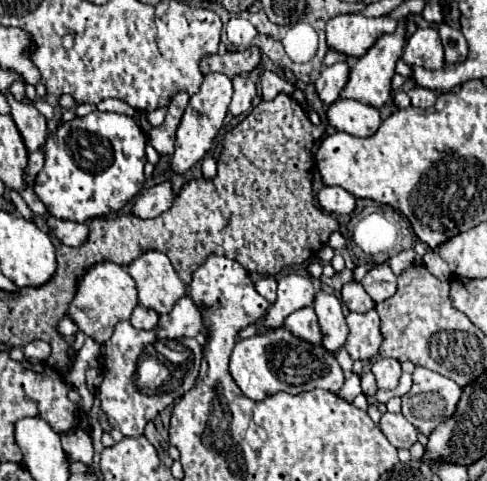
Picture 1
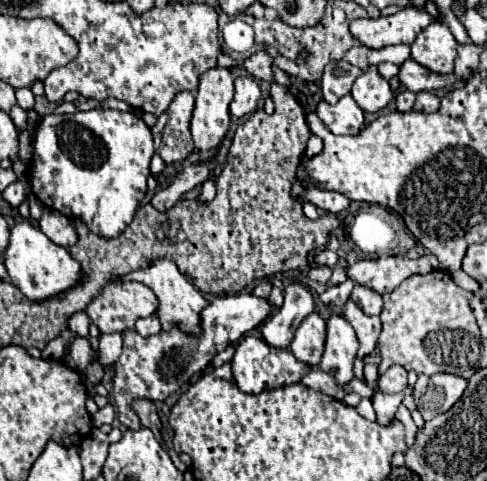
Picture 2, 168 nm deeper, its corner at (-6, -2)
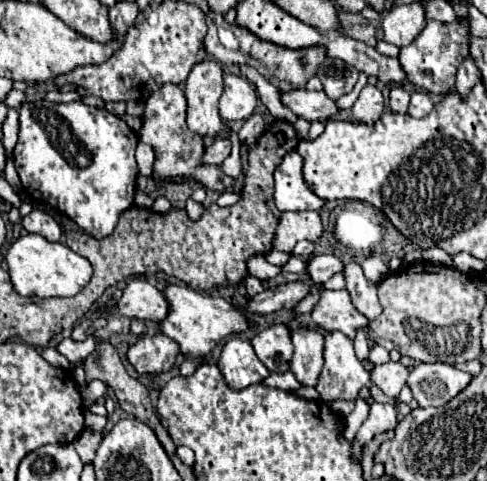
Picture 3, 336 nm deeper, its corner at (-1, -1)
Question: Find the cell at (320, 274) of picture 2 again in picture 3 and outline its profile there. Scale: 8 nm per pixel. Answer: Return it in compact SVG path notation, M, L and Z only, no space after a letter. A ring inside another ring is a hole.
M291 256L287 260L287 264L283 264L281 268L283 268L283 272L293 272L293 274L301 274L301 276L305 274L305 262L301 258L295 258L295 256Z

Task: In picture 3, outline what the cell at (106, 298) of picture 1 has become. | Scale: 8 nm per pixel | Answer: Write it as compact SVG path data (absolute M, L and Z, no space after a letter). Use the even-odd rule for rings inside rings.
M131 280L123 290L121 300L117 302L119 314L127 318L161 322L169 314L169 302L161 290L157 290L147 280Z

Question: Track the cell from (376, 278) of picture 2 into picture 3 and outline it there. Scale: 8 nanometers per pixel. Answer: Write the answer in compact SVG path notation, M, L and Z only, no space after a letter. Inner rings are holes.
M317 254L311 256L307 260L307 276L313 278L315 284L323 284L327 282L327 278L331 278L337 272L343 272L343 262L337 256L325 256L325 254Z

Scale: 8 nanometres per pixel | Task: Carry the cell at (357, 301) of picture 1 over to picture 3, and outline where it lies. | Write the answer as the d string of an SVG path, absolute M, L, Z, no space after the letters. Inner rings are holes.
M349 262L345 266L345 280L347 280L347 292L351 294L355 308L369 320L375 320L381 314L381 304L377 300L377 286L365 278L357 262Z

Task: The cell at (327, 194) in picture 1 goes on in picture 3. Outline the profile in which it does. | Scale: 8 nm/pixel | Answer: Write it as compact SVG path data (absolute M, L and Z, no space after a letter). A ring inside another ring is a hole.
M293 150L283 156L283 162L275 168L275 194L273 202L275 206L291 212L301 212L301 210L319 210L325 202L315 196L303 180L301 174L301 156Z

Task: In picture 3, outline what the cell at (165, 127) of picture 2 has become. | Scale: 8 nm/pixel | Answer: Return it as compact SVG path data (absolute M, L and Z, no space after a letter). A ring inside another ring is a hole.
M167 84L155 90L151 98L145 102L145 114L143 114L143 126L139 130L139 140L147 142L155 152L155 164L153 164L153 180L165 182L199 182L203 188L223 192L233 186L233 178L229 178L219 166L207 166L203 162L203 136L195 134L187 128L186 122L187 101L181 86Z

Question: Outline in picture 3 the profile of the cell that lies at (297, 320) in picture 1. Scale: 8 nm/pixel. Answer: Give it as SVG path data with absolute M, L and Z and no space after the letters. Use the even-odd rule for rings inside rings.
M307 326L297 330L291 340L295 346L291 372L303 386L315 386L323 368L323 336Z

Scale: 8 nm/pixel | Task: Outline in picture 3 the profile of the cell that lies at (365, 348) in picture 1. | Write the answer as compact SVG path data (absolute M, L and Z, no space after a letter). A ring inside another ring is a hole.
M321 290L319 302L311 310L311 318L325 330L339 330L347 338L353 338L359 328L365 328L369 320L353 306L347 290Z

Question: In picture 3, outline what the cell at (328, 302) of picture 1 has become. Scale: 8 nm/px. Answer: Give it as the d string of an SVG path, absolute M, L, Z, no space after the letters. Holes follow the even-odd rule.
M329 332L323 356L325 366L315 386L321 400L357 400L359 390L371 380L369 372L355 356L353 342L341 332Z

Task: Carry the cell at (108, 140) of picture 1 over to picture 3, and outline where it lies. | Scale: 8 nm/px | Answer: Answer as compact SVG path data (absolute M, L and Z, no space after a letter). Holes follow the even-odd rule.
M25 100L19 106L19 140L13 150L13 162L23 188L33 200L67 214L93 238L105 238L113 232L121 212L133 204L135 180L139 174L135 162L137 142L137 134L125 124L125 120L105 108L93 108L83 102L55 104L49 100Z

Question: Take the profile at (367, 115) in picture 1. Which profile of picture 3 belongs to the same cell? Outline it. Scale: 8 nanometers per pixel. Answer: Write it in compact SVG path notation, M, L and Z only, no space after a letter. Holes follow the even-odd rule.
M305 88L287 90L281 92L281 102L287 106L293 114L297 114L303 120L329 120L333 114L337 114L337 106L331 98L327 98L325 92L309 92Z

